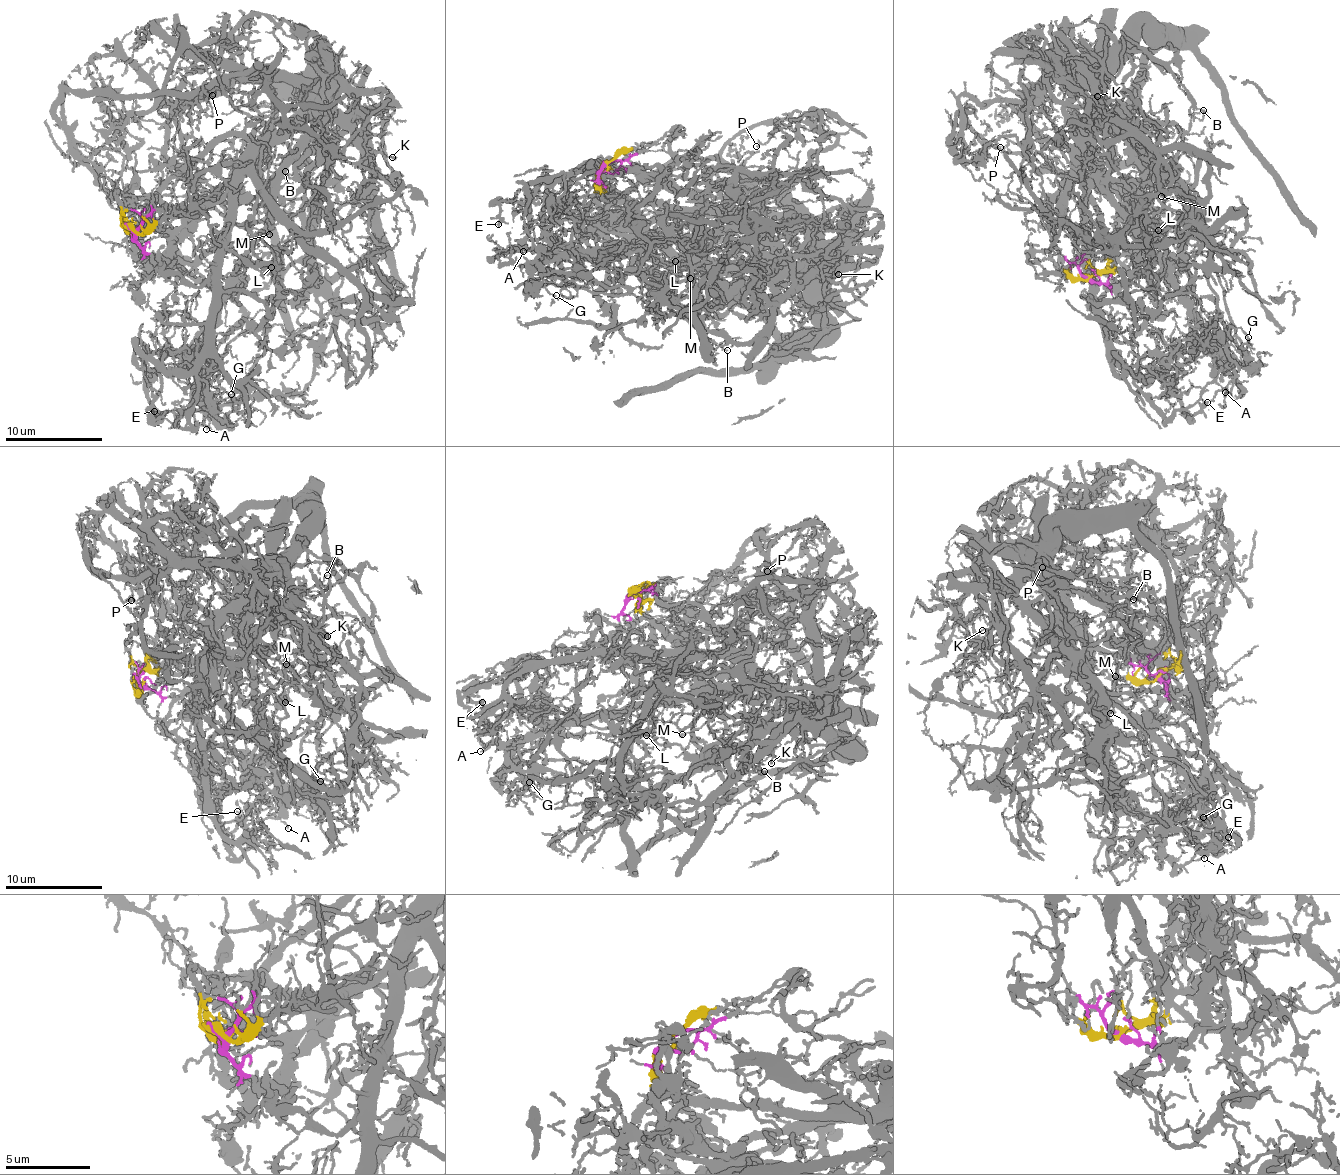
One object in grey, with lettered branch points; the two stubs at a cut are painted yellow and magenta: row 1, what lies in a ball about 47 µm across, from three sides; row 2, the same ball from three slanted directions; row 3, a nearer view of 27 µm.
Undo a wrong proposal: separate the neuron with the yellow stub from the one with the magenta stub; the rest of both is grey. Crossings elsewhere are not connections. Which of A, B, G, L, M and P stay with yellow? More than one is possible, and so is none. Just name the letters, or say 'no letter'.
P

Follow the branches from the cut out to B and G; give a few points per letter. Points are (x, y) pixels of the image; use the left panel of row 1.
B: (132, 231), (140, 245), (155, 258), (198, 212), (240, 197), (246, 201), (266, 192), (265, 184), (285, 172)
G: (132, 231), (155, 258), (219, 202), (310, 204), (274, 313), (209, 378), (214, 401), (230, 394)

